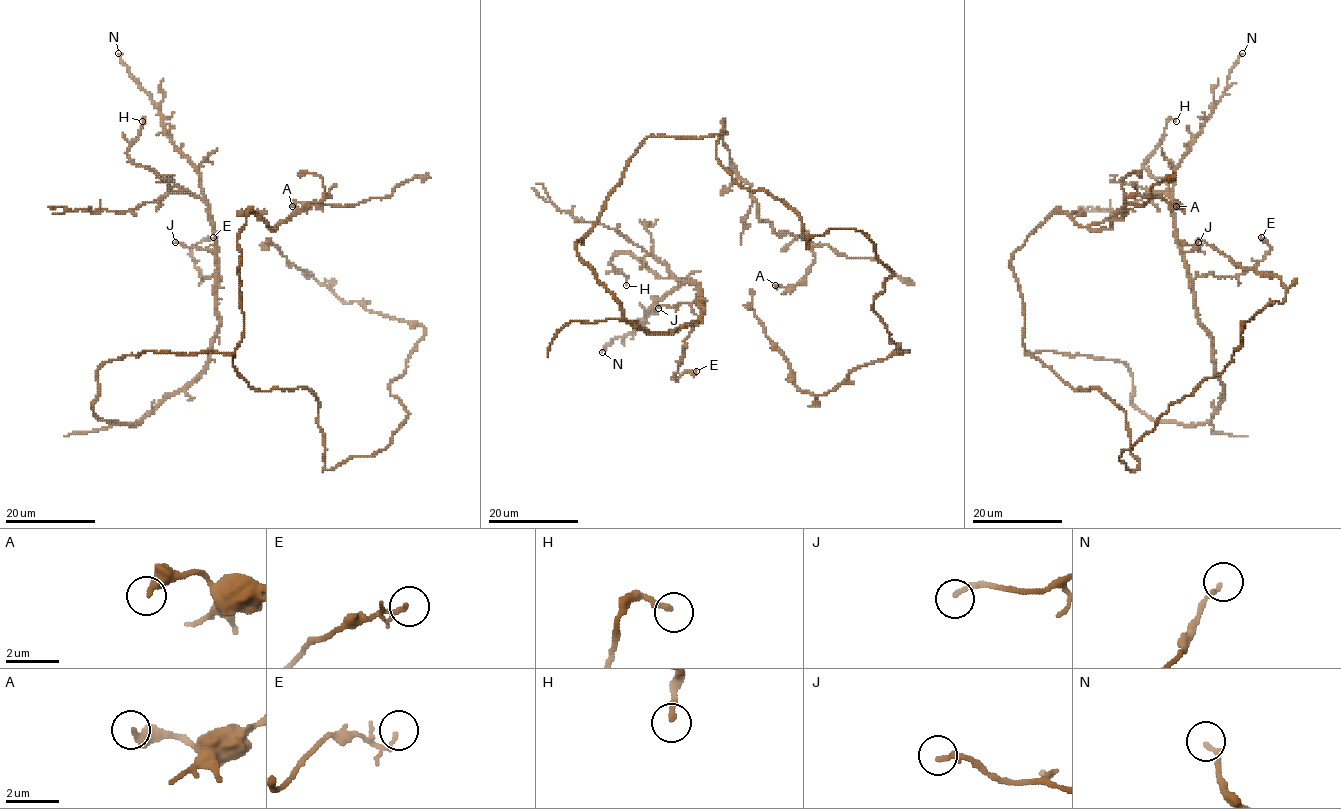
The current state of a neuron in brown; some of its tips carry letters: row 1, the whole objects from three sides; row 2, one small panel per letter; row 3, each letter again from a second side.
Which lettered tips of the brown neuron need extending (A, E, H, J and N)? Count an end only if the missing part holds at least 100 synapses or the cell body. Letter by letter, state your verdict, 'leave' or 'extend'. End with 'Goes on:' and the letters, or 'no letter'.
A: leave
E: leave
H: leave
J: leave
N: leave
Goes on: no letter

